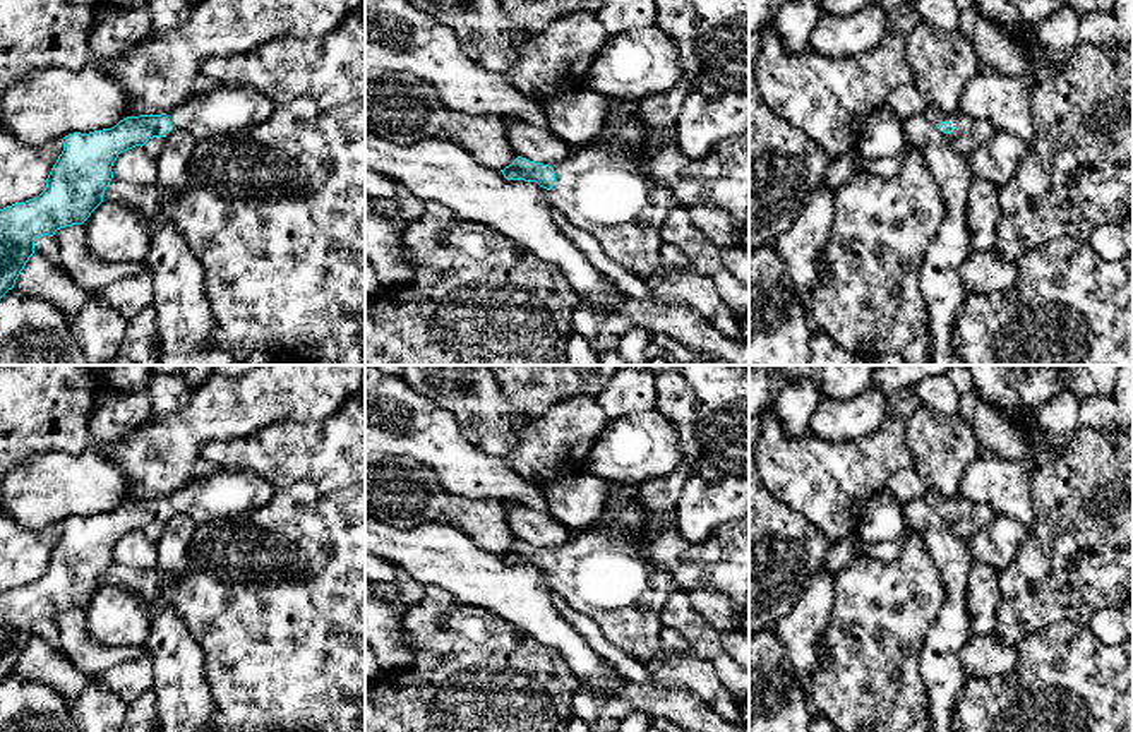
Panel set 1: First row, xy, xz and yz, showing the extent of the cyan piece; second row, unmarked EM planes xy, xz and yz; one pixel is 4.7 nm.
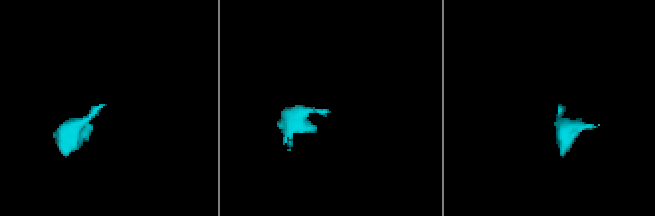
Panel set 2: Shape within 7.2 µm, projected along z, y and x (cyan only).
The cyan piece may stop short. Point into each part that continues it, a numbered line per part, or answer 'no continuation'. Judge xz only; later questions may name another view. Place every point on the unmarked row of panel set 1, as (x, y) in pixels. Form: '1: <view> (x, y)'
1: xz (604, 575)

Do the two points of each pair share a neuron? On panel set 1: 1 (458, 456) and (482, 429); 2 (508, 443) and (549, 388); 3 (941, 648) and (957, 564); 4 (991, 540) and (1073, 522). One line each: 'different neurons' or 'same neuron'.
1: different neurons
2: different neurons
3: same neuron
4: different neurons

